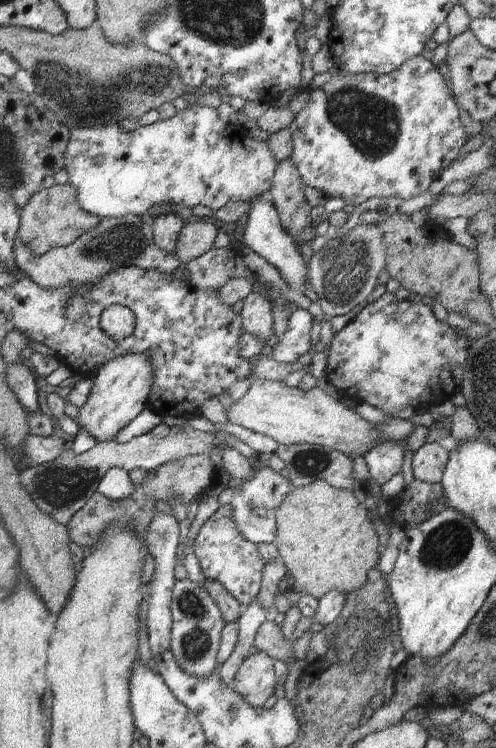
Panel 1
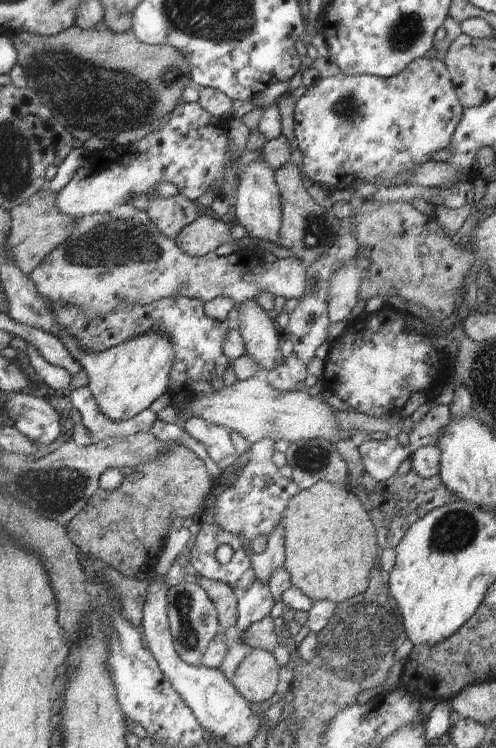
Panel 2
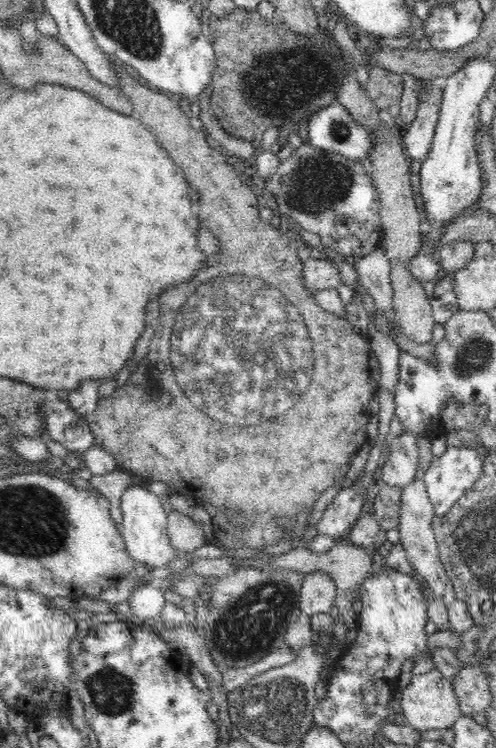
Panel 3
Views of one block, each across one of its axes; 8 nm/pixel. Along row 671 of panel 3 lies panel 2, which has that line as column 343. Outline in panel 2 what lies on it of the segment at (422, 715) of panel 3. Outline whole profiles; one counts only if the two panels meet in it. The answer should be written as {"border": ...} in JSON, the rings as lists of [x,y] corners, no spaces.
{"border":[[[261,375],[238,380],[232,386],[222,386],[208,396],[204,393],[195,395],[183,409],[188,410],[192,416],[204,418],[207,423],[236,430],[250,444],[263,438],[292,443],[302,439],[324,439],[334,444],[340,440],[352,440],[358,431],[353,429],[346,432],[341,429],[337,421],[338,411],[322,400],[320,395],[312,396],[296,389],[278,392]]]}

